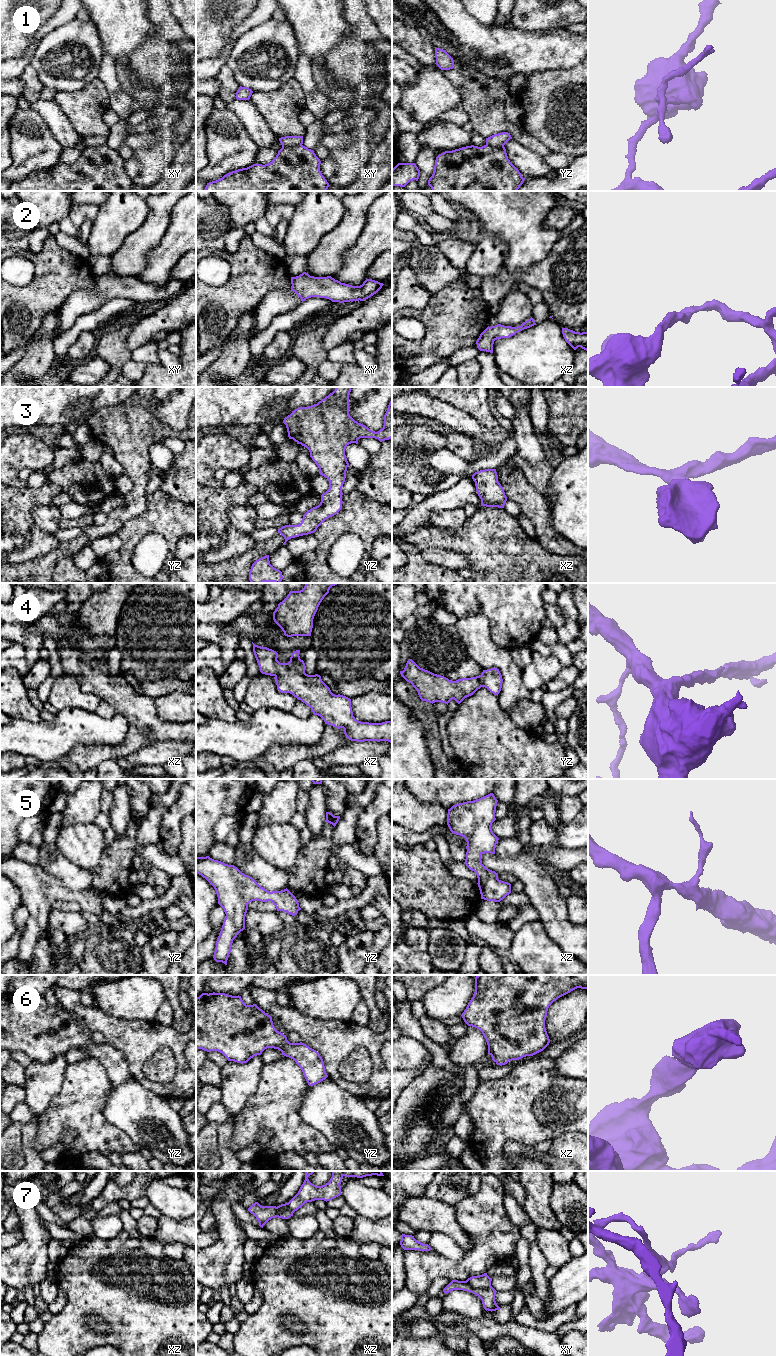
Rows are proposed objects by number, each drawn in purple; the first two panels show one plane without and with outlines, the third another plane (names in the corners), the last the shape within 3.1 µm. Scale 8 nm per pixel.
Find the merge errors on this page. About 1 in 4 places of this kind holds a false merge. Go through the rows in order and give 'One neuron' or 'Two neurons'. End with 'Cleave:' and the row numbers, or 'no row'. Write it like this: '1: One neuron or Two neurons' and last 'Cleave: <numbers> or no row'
1: Two neurons
2: One neuron
3: One neuron
4: One neuron
5: One neuron
6: One neuron
7: Two neurons
Cleave: 1, 7

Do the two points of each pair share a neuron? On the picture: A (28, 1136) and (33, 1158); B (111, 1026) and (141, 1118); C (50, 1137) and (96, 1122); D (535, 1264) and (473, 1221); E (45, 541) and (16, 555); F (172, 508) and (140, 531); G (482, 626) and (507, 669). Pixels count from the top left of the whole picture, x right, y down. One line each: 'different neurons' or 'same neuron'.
A: same neuron
B: different neurons
C: same neuron
D: different neurons
E: same neuron
F: same neuron
G: same neuron

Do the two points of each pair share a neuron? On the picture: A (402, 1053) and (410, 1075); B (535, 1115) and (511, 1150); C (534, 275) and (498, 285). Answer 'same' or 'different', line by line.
A: different
B: different
C: same

